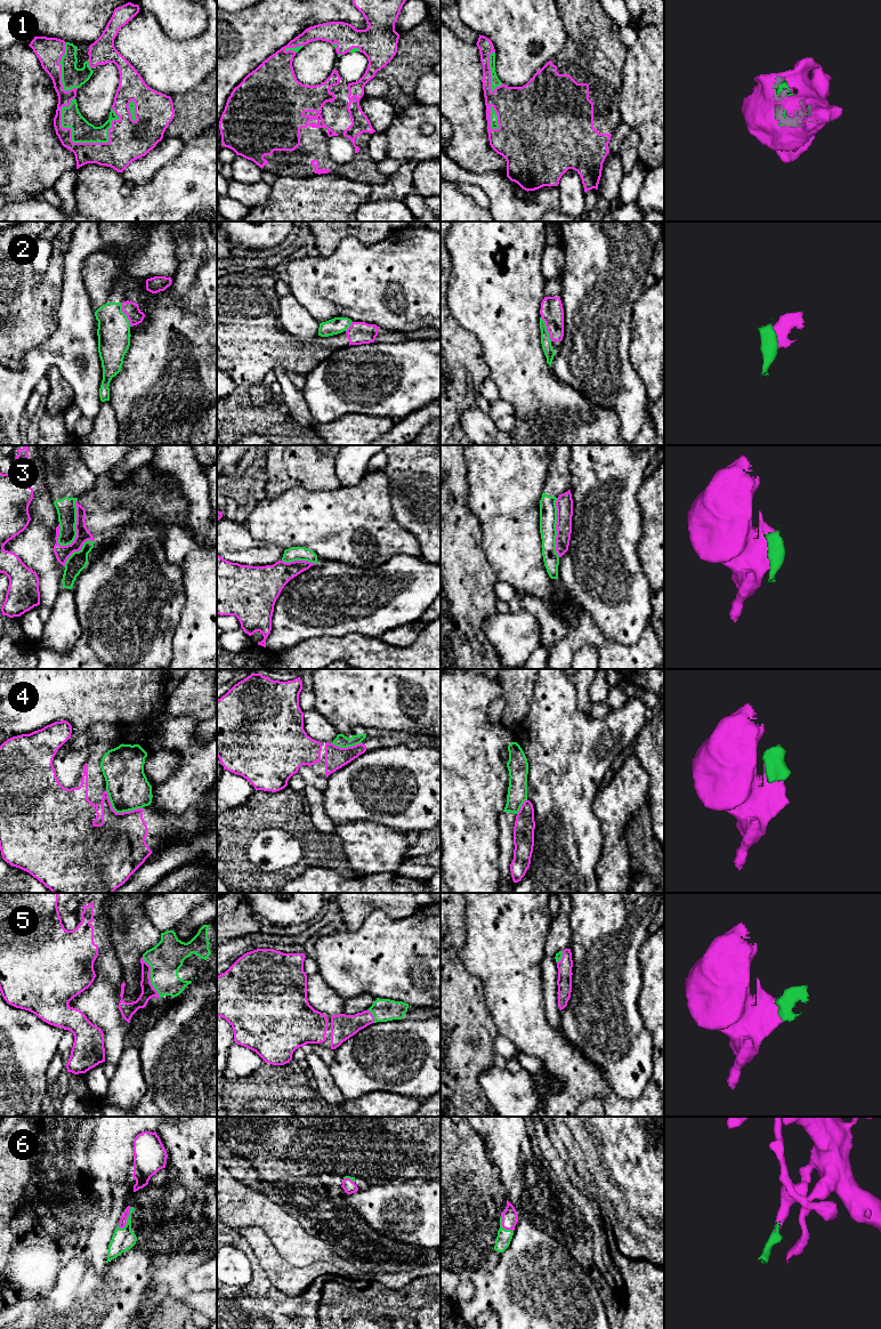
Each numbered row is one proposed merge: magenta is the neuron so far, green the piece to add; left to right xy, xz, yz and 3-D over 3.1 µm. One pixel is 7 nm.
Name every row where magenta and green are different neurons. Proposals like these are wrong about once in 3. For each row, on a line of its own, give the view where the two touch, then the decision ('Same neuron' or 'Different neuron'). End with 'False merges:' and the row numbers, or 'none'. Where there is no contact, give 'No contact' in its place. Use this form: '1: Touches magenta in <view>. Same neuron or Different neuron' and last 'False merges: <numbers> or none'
1: Touches magenta in xy. Same neuron
2: Touches magenta in xy. Different neuron
3: Touches magenta in xy. Different neuron
4: Touches magenta in xy. Different neuron
5: Touches magenta in xy. Same neuron
6: Touches magenta in xy. Same neuron
False merges: 2, 3, 4

